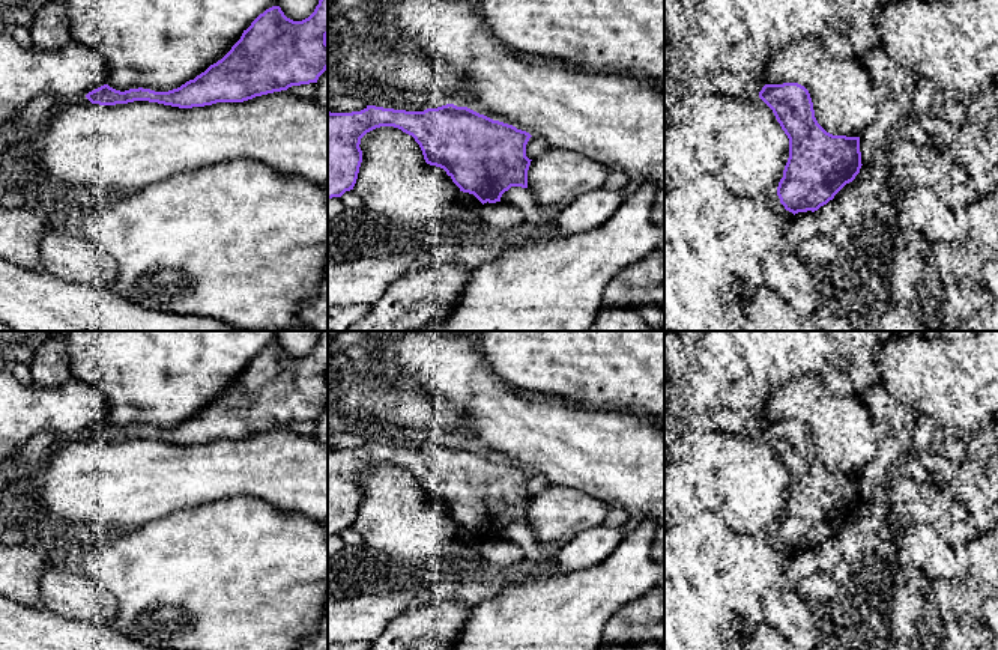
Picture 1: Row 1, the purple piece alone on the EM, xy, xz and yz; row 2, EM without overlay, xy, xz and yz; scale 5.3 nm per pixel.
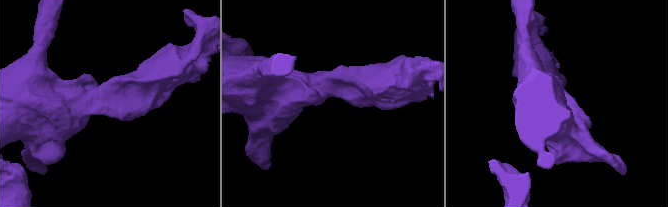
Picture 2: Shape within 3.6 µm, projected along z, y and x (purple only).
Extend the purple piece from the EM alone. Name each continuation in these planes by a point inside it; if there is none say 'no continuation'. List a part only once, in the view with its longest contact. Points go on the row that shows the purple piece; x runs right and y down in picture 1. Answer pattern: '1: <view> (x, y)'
no continuation

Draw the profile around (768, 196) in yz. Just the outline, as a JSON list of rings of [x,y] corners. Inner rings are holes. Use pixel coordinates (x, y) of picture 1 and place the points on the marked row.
[[[687,92],[667,113],[664,123],[664,173],[670,182],[691,181],[711,175],[736,196],[765,203],[785,223],[791,224],[794,214],[786,211],[777,196],[777,187],[789,158],[789,138],[777,122],[773,110],[759,98],[736,98],[721,93]]]

